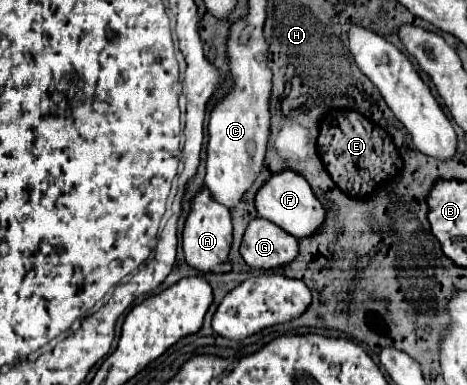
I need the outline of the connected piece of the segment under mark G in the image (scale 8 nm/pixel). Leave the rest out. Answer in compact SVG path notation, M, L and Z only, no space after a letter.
M256 218L248 224L240 254L248 266L272 270L290 264L298 256L298 240L270 220Z

